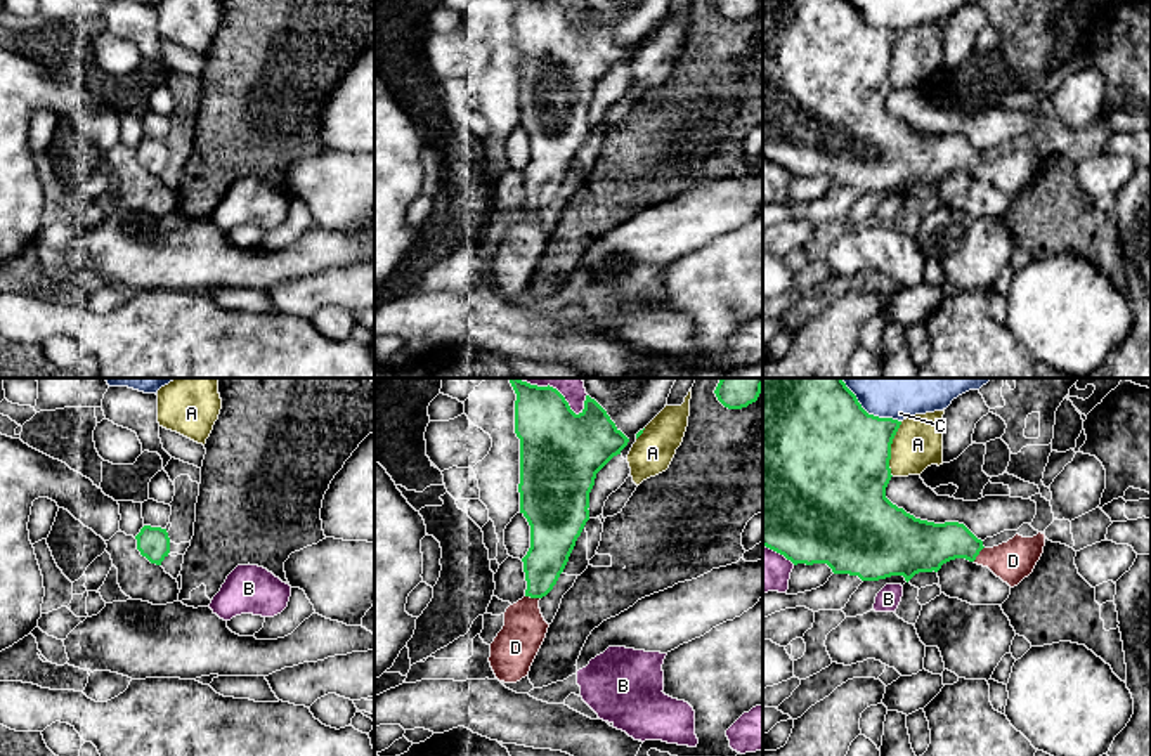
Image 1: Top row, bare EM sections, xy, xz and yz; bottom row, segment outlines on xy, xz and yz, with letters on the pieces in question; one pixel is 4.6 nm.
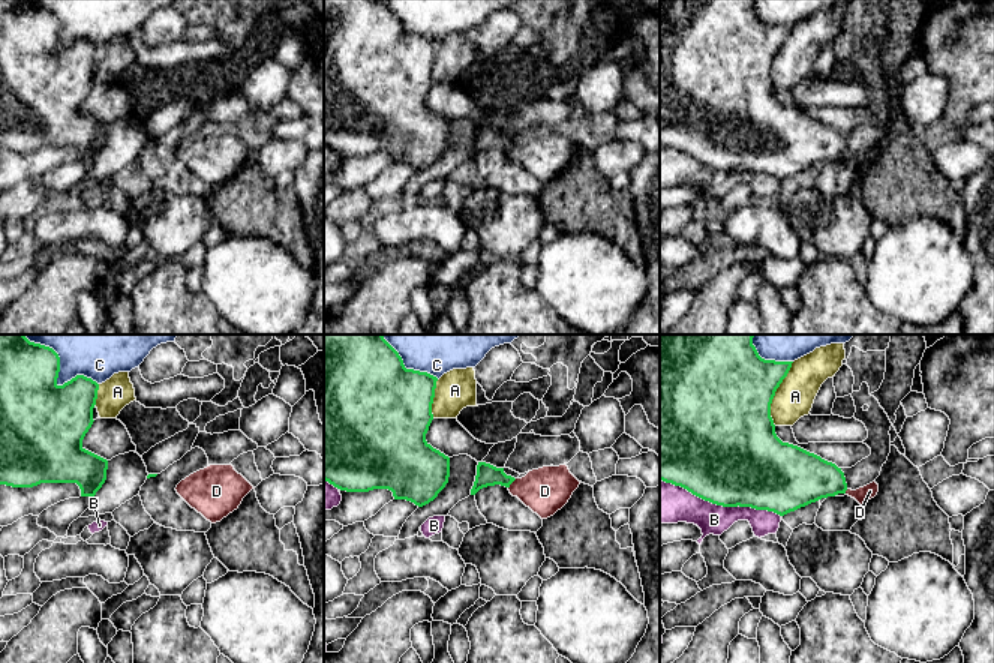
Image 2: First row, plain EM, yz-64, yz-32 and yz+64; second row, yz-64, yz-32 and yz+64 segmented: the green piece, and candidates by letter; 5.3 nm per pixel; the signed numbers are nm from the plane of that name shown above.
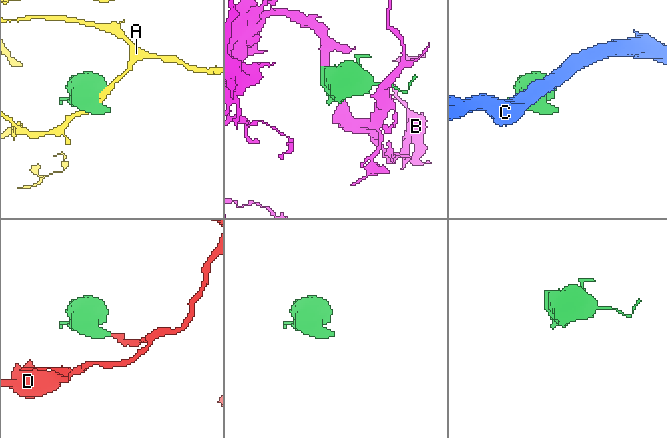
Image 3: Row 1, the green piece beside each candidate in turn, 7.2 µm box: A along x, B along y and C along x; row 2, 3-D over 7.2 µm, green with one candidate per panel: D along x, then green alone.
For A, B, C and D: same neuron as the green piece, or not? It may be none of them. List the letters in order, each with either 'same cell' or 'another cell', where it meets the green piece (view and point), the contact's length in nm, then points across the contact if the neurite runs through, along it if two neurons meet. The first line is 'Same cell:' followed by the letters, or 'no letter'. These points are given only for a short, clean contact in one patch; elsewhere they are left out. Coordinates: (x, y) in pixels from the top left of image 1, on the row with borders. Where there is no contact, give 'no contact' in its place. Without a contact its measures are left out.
Same cell: D
A: another cell; meets green in yz at (890, 449); contact 260 nm long
B: another cell; meets green in xz at (552, 387); contact 340 nm long
C: another cell; meets green in yz at (865, 411); contact 340 nm long
D: same cell; meets green in xz at (533, 597); contact 70 nm long; runs through xz (550, 548), (533, 597), (515, 647)

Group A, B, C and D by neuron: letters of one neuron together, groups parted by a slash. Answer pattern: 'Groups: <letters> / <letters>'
Groups: A / B / C / D

